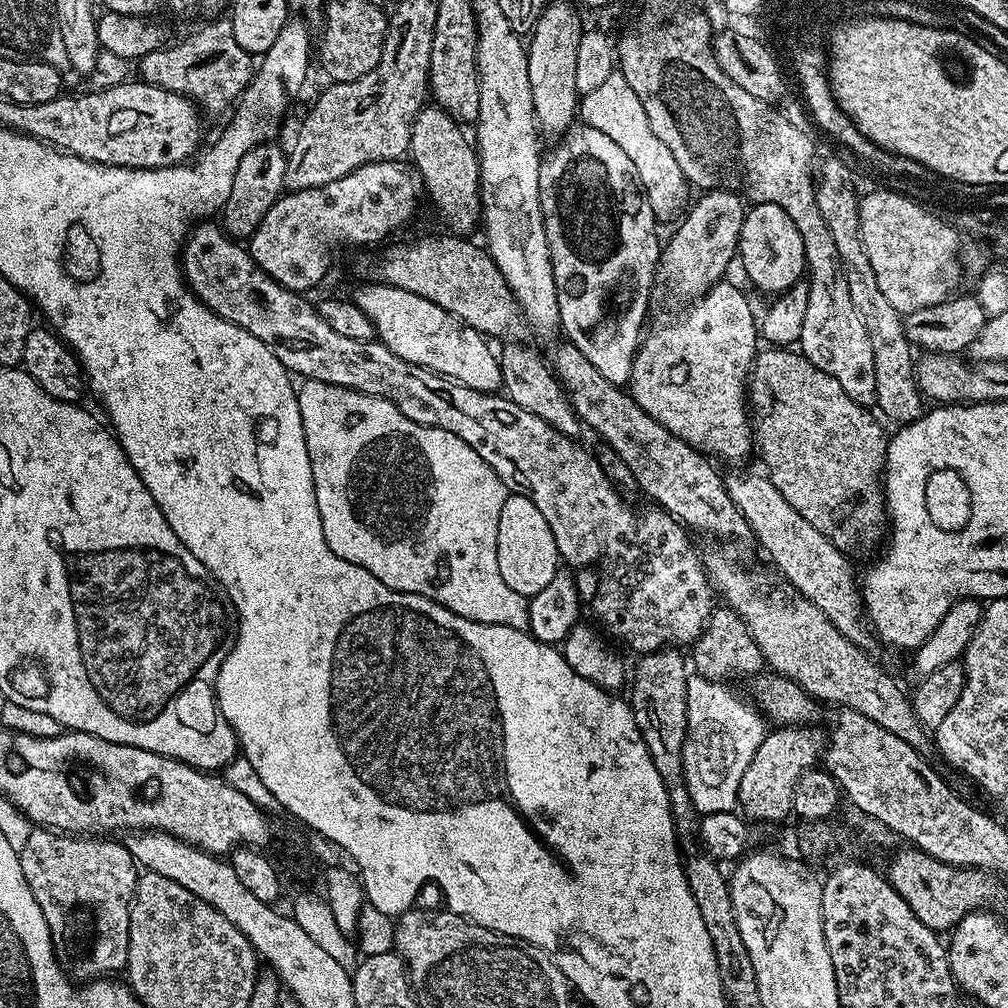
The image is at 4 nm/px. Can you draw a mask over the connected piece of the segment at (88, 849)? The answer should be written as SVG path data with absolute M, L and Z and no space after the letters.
M37 827L29 834L26 846L20 851L20 865L22 866L22 874L26 878L26 882L30 886L30 890L35 894L36 900L42 906L42 914L46 918L48 928L52 932L52 949L56 955L56 961L60 963L60 967L73 981L91 982L101 978L111 977L113 974L120 974L125 971L128 963L128 919L130 918L130 910L132 909L132 897L136 890L136 881L138 879L138 865L132 856L128 853L128 849L123 843L108 838L89 838L84 834L65 834L50 828Z

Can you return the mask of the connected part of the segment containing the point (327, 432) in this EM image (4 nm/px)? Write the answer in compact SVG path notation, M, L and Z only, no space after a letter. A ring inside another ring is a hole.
M304 380L299 385L299 393L306 396L310 390L311 398L318 404L301 403L300 413L302 414L302 430L306 434L306 450L310 454L310 470L314 474L314 488L318 498L318 510L322 518L322 530L326 534L326 542L338 558L346 558L346 562L354 562L354 566L362 566L362 570L370 570L378 582L390 586L395 592L413 592L419 596L425 596L427 600L433 600L444 608L449 608L454 614L458 614L467 620L482 622L483 624L505 624L511 628L527 629L528 626L528 601L529 597L510 590L502 580L498 570L498 554L496 553L496 515L497 509L506 497L506 485L494 474L489 466L475 450L462 438L450 434L441 428L426 428L423 424L416 424L406 414L402 414L393 406L390 401L383 400L377 396L371 396L365 392L356 392L353 388L343 388L330 382L318 382L317 380ZM376 435L376 448L368 452L368 468L376 472L376 488L364 488L360 496L352 496L348 488L354 488L358 484L358 454L360 447L368 444L368 439Z

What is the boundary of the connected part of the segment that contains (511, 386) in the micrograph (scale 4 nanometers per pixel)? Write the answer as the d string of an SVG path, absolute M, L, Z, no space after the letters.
M508 344L499 349L500 369L502 370L502 388L509 400L522 406L522 410L530 410L530 414L538 414L542 422L554 426L562 434L576 438L582 432L582 425L572 408L568 393L560 387L549 361L544 360L528 344Z

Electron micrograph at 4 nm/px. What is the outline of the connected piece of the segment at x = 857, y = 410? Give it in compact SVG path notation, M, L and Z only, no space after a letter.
M768 348L765 352L764 349L757 351L752 371L748 373L746 395L754 433L754 444L758 452L764 455L765 469L763 468L763 471L766 473L768 481L782 494L782 498L786 498L786 502L790 502L790 506L794 506L794 510L798 510L798 514L802 514L802 518L806 518L806 522L810 522L810 526L814 526L814 530L822 530L822 534L826 534L826 538L830 538L830 542L834 542L834 546L838 546L845 554L852 554L855 548L872 548L880 539L883 541L886 529L890 524L882 483L884 459L888 456L889 437L886 432L884 436L884 428L871 416L872 412L867 407L854 402L854 399L846 394L846 391L830 374L823 373L817 366L812 365L799 351L787 352L784 348Z

